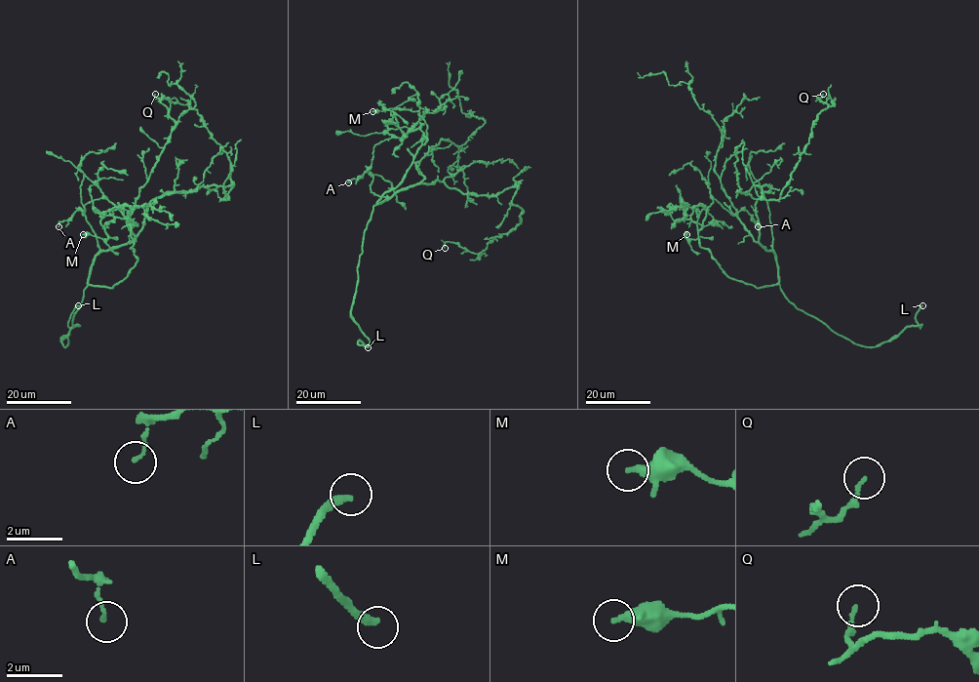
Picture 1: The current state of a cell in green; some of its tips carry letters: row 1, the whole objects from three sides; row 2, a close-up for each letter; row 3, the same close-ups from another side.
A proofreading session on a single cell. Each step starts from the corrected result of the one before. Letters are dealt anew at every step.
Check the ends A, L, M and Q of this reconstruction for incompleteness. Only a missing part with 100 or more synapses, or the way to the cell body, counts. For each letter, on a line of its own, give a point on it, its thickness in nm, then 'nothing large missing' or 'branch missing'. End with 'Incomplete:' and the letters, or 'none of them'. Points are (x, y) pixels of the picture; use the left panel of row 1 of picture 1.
A: (58, 226) | 130 nm | nothing large missing
L: (78, 305) | 280 nm | branch missing
M: (83, 234) | 360 nm | nothing large missing
Q: (155, 94) | 160 nm | nothing large missing
Incomplete: L

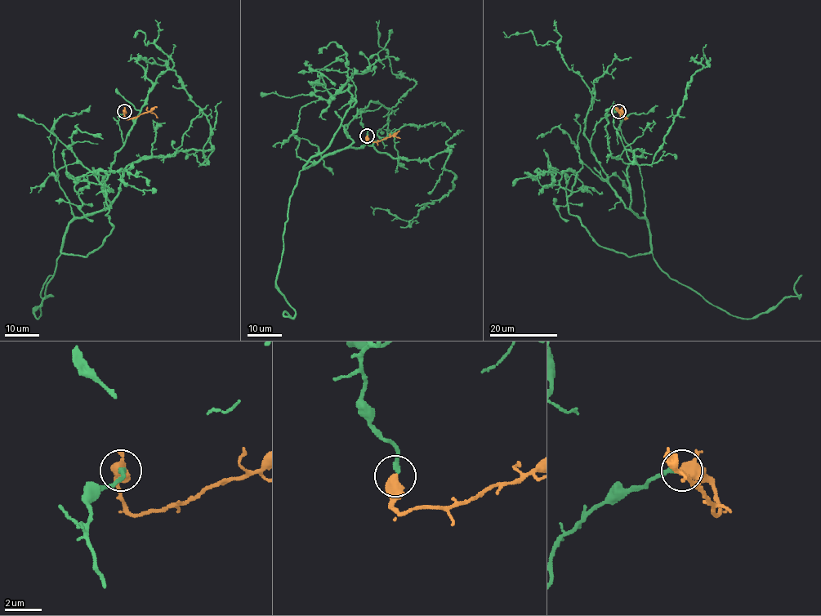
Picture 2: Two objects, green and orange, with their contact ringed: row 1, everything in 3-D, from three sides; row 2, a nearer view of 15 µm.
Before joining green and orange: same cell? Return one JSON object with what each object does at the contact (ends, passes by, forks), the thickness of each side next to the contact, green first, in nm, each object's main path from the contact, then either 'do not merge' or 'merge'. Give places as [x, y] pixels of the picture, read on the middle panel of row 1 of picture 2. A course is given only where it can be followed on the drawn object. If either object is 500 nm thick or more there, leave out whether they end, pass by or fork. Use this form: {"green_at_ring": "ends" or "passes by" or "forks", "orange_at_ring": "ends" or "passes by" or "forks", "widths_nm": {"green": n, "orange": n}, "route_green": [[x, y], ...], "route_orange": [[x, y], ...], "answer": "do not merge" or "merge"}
{"green_at_ring": "ends", "orange_at_ring": "passes by", "widths_nm": {"green": 240, "orange": 480}, "route_green": [[368, 136], [360, 108], [344, 126], [353, 141], [304, 168], [355, 101], [349, 84], [303, 105], [273, 146]], "route_orange": [[368, 136], [368, 143], [392, 136], [400, 138]], "answer": "merge"}

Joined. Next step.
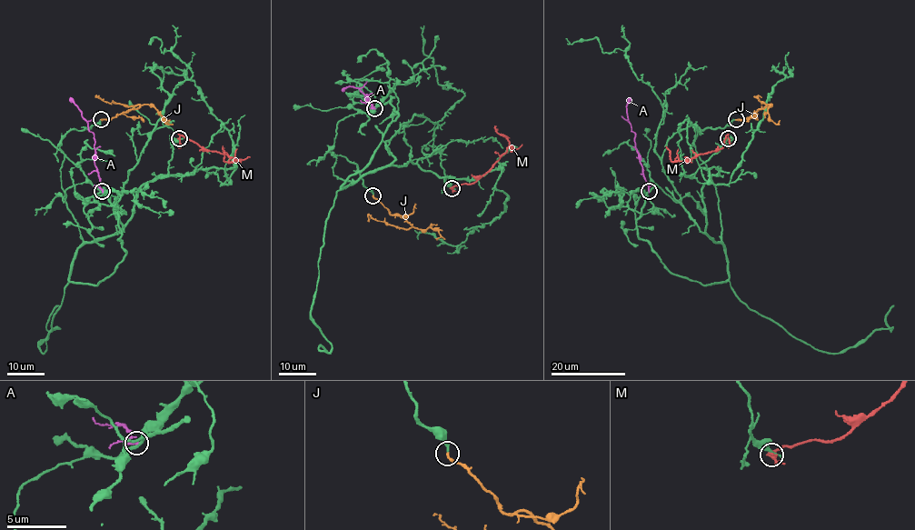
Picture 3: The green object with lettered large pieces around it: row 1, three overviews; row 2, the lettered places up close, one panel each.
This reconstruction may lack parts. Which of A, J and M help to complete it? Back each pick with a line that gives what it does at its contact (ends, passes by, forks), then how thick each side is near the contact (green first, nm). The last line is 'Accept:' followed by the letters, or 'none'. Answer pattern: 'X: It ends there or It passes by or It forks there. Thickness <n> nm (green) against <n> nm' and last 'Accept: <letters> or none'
J: It ends there. Thickness 200 nm (green) against 240 nm
Accept: J

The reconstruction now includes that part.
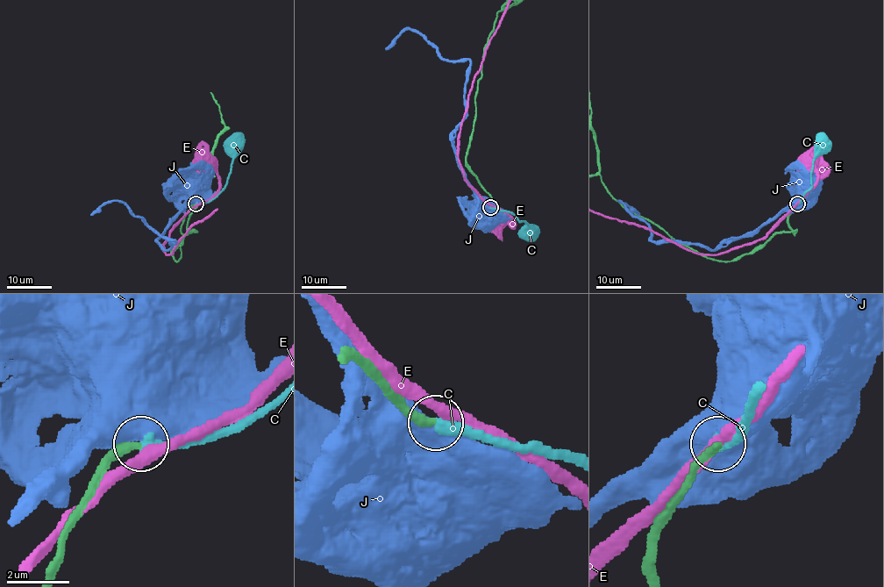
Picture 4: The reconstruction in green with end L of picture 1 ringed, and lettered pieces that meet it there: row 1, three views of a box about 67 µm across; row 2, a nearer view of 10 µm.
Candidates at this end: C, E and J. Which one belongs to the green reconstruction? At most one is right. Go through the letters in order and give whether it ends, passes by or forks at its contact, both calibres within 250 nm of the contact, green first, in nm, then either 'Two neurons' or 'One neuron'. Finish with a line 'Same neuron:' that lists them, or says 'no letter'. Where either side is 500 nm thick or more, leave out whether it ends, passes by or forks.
C: It ends there. Thickness 280 nm (green) against 340 nm. One neuron
E: It passes by. Thickness 280 nm (green) against 360 nm. Two neurons
J: Thickness 340 nm (green) against 900 nm. Two neurons
Same neuron: C

